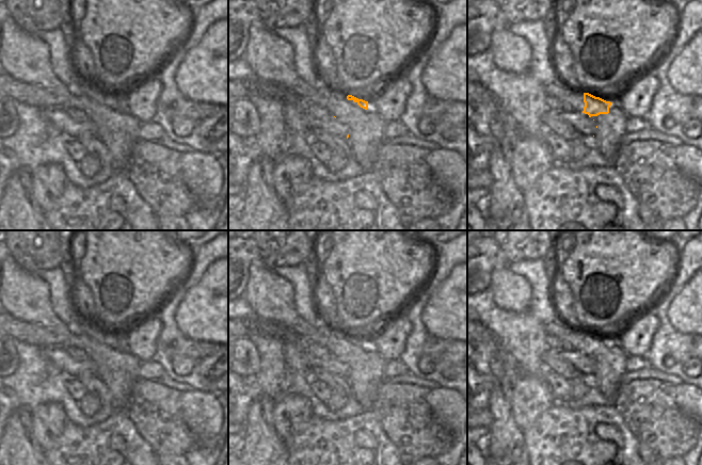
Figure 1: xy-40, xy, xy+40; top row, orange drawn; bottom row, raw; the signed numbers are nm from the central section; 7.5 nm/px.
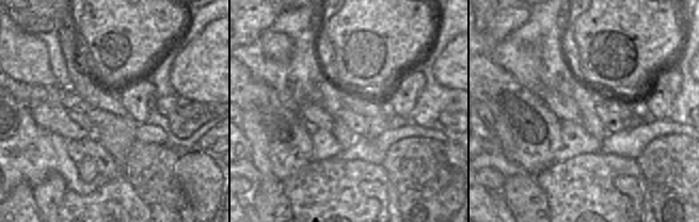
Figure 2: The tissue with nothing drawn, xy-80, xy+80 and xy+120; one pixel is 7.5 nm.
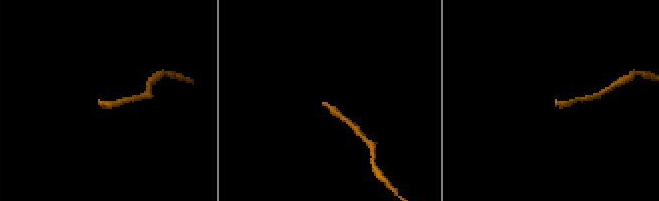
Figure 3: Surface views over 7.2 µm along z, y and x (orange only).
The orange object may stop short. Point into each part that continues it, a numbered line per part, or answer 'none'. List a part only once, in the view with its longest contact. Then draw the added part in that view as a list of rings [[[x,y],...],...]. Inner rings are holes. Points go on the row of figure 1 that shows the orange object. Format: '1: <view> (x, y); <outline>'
1: xy (331, 125); [[[332,114],[329,118],[308,118],[308,124],[310,129],[322,129],[333,135],[337,135],[339,138],[344,138],[347,140],[347,135],[349,133],[349,127],[337,118],[335,118]]]

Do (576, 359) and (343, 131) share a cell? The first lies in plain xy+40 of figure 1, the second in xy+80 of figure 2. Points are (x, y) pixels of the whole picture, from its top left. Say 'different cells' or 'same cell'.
different cells

